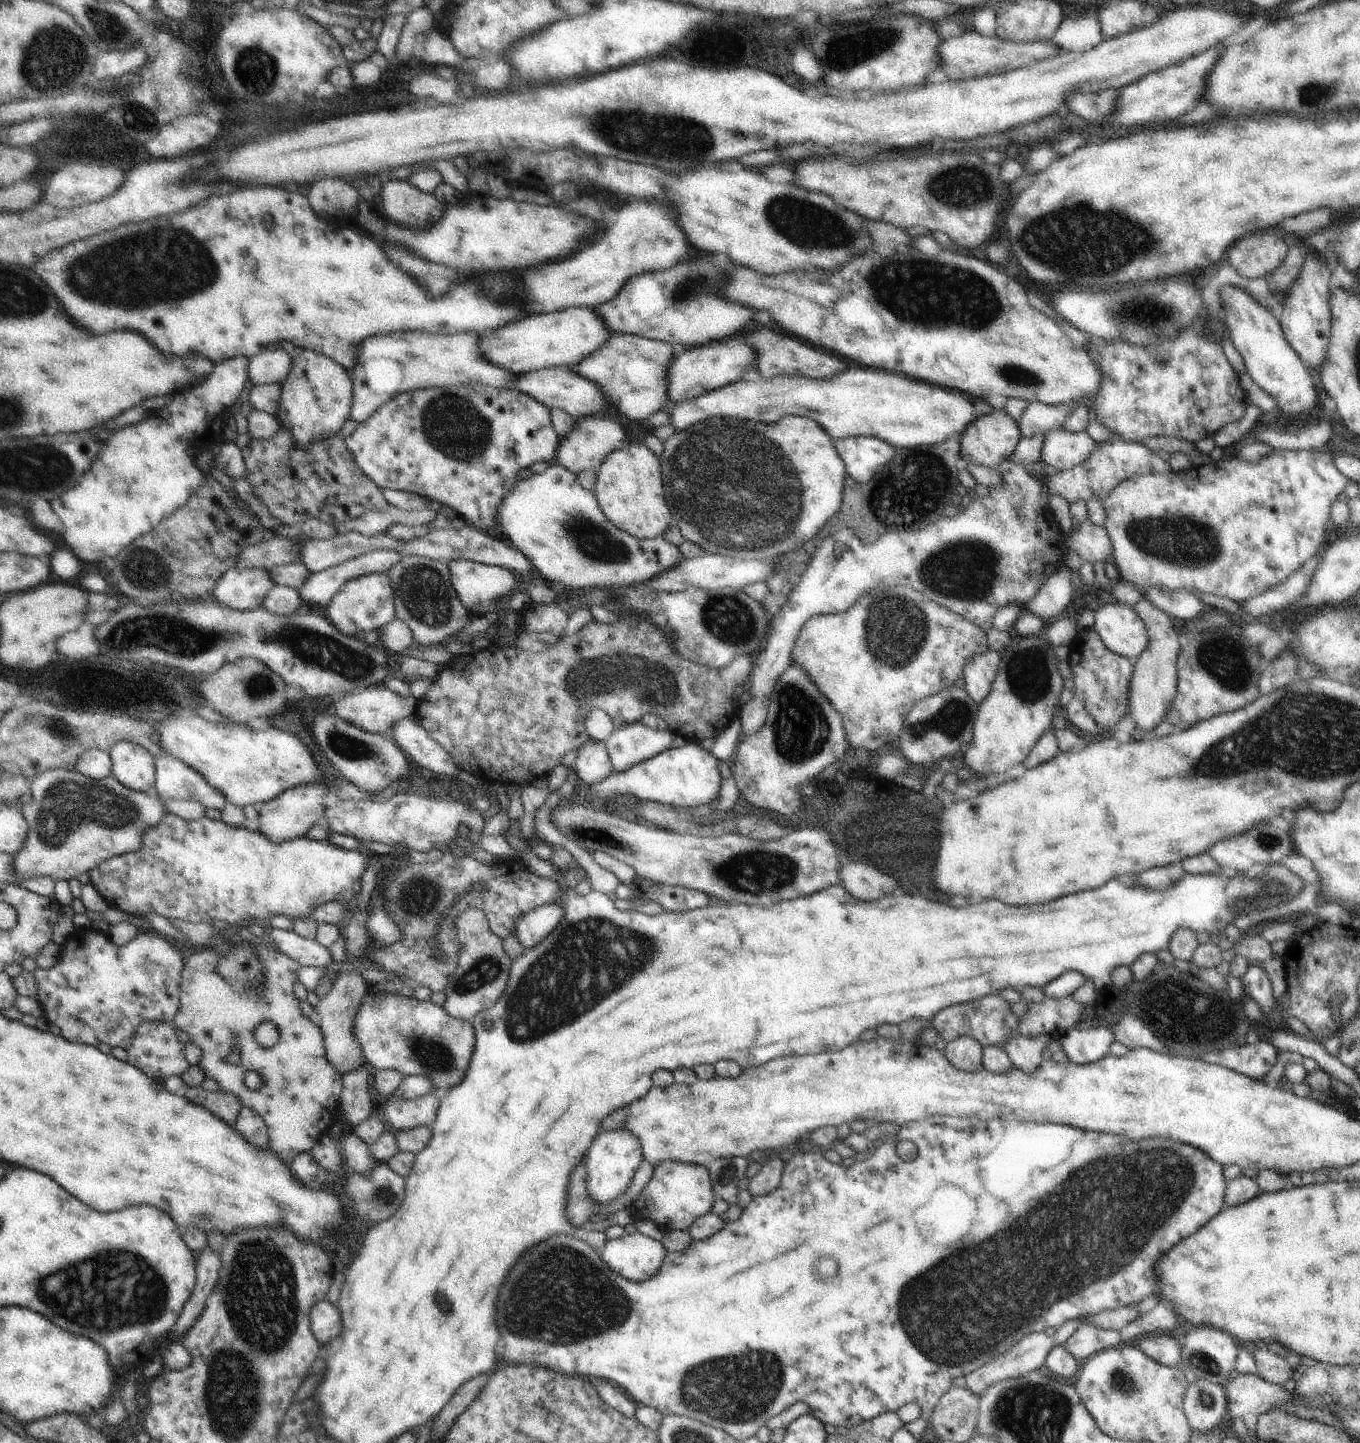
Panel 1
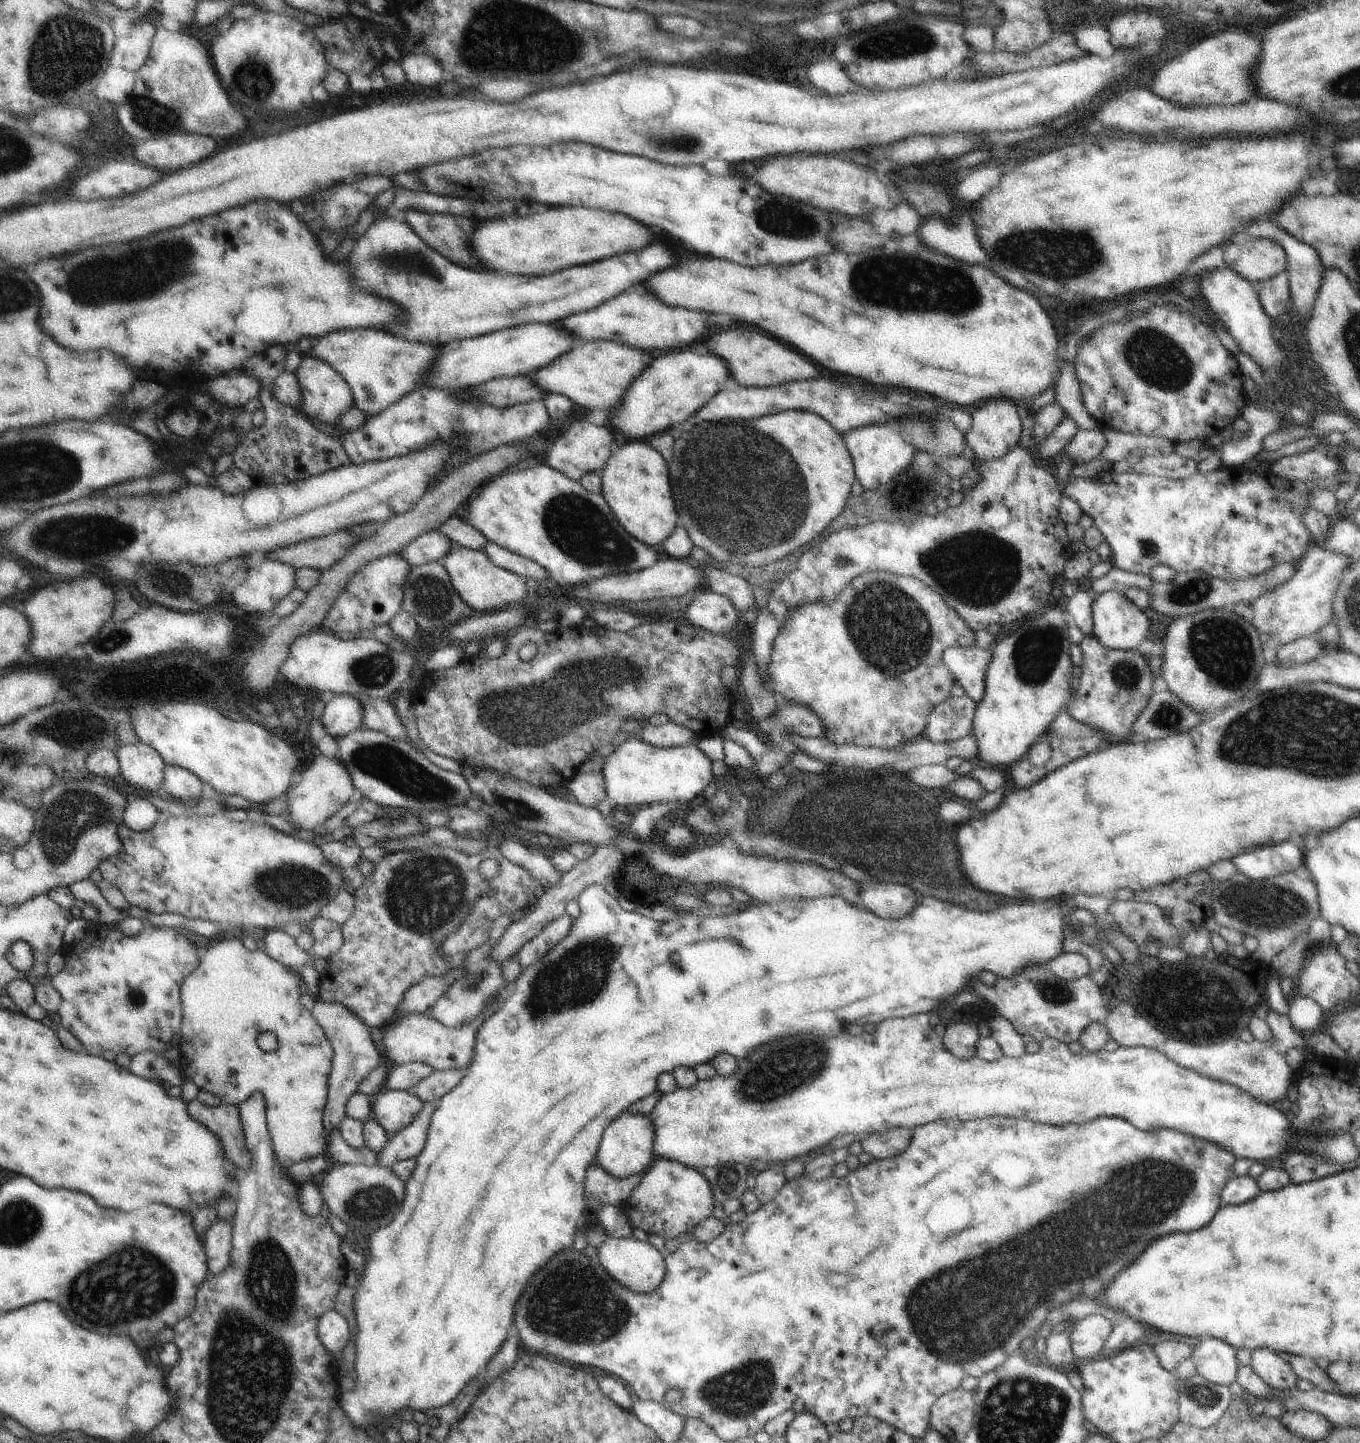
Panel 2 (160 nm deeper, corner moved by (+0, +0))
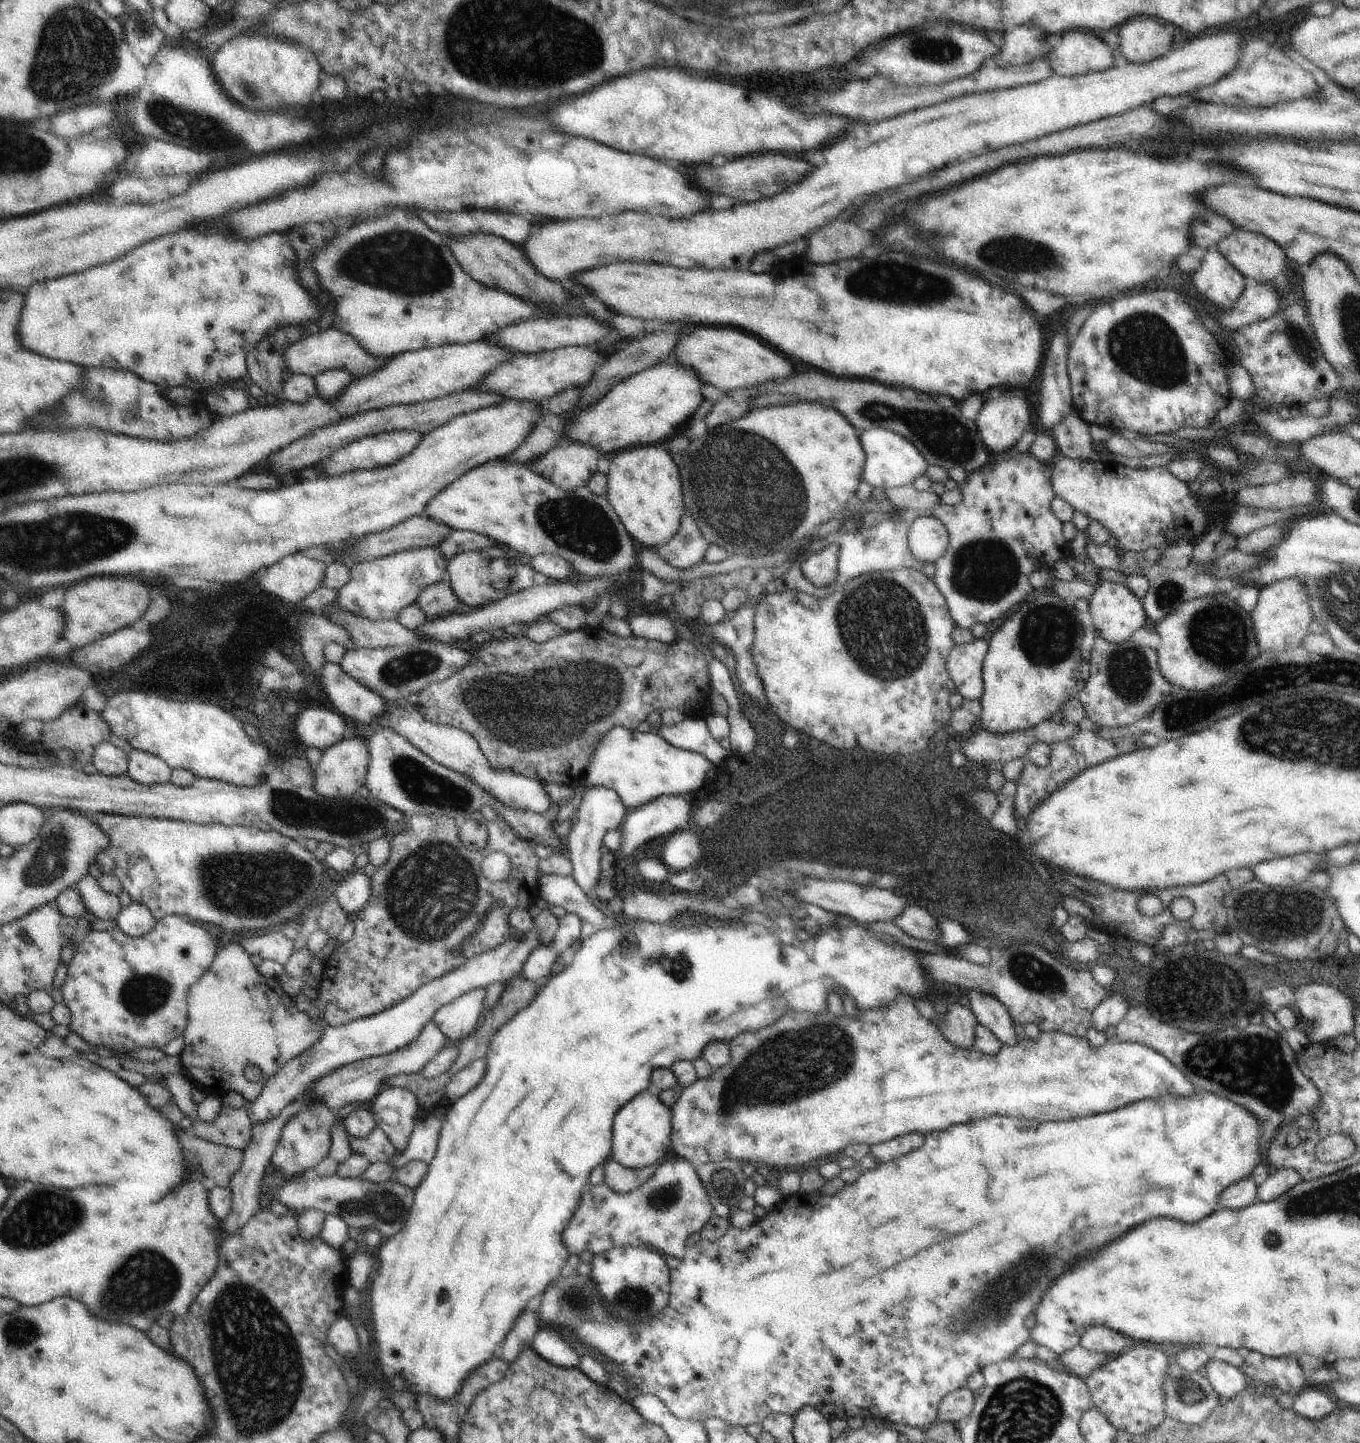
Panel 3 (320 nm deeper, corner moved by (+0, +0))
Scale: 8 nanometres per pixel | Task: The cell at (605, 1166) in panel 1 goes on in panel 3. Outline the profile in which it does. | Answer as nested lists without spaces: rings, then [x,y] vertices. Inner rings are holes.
[[[650,1090],[632,1098],[614,1118],[614,1144],[610,1158],[633,1169],[643,1169],[672,1156],[672,1107]]]

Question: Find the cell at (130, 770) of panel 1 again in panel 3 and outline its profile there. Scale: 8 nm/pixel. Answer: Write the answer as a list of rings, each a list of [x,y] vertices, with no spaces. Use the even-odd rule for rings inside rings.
[[[132,749],[128,764],[127,775],[141,785],[159,785],[171,780],[173,769],[152,753]]]

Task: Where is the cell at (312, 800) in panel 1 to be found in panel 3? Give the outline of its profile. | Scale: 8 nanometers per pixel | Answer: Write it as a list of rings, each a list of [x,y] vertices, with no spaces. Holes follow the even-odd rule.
[[[362,736],[342,739],[323,752],[315,770],[315,789],[326,798],[353,800],[360,787],[365,784],[370,755],[367,740]]]

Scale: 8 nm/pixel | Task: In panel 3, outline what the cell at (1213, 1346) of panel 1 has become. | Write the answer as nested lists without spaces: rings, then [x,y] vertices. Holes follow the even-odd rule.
[[[1212,1358],[1205,1366],[1203,1373],[1208,1377],[1219,1396],[1233,1399],[1240,1394],[1246,1394],[1247,1376],[1234,1365]]]

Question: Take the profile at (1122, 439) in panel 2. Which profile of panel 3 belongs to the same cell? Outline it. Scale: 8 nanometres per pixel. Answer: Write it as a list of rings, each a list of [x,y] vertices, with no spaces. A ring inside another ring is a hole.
[[[1074,410],[1051,426],[1060,457],[1100,461],[1091,445],[1091,424]]]

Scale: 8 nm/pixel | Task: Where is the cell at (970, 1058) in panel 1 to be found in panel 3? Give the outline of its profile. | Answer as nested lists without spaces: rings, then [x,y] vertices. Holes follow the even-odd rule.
[[[956,1000],[948,1011],[939,1017],[936,1023],[938,1030],[956,1046],[969,1049],[975,1044],[976,1025],[978,1019],[974,1016],[972,1009],[963,1006]]]

